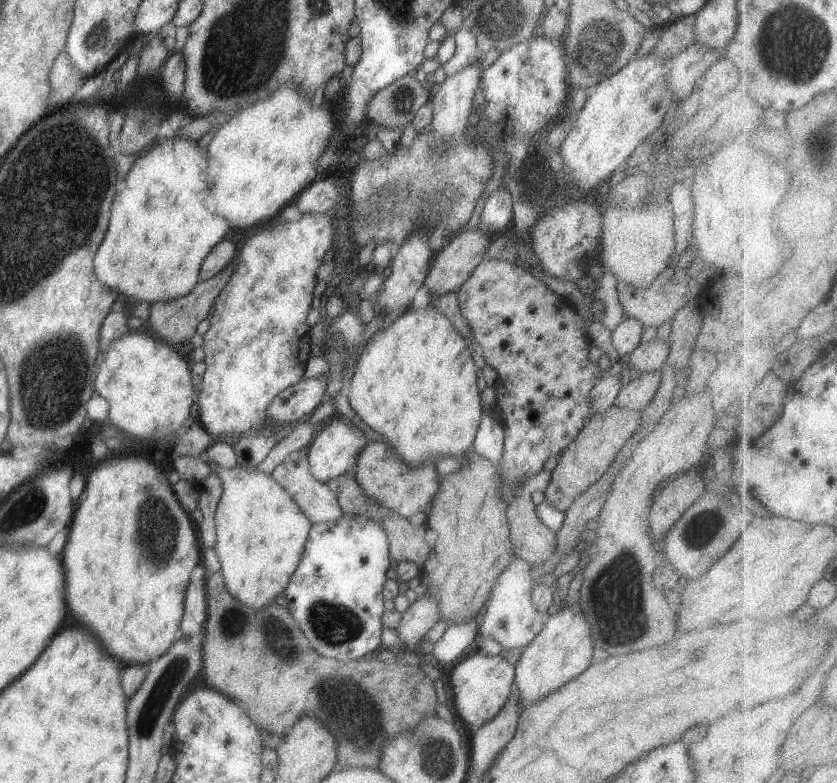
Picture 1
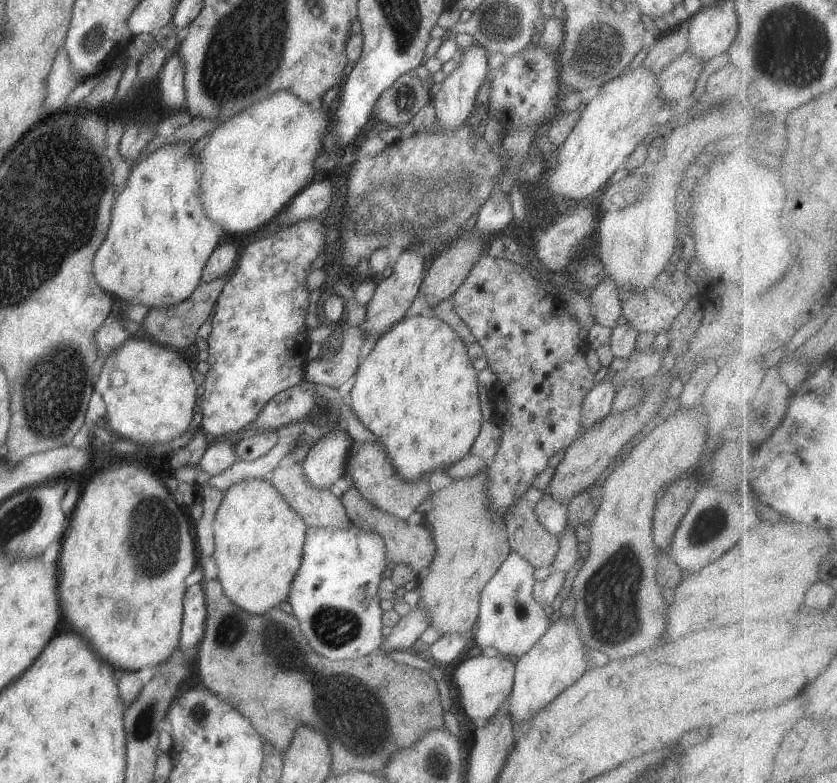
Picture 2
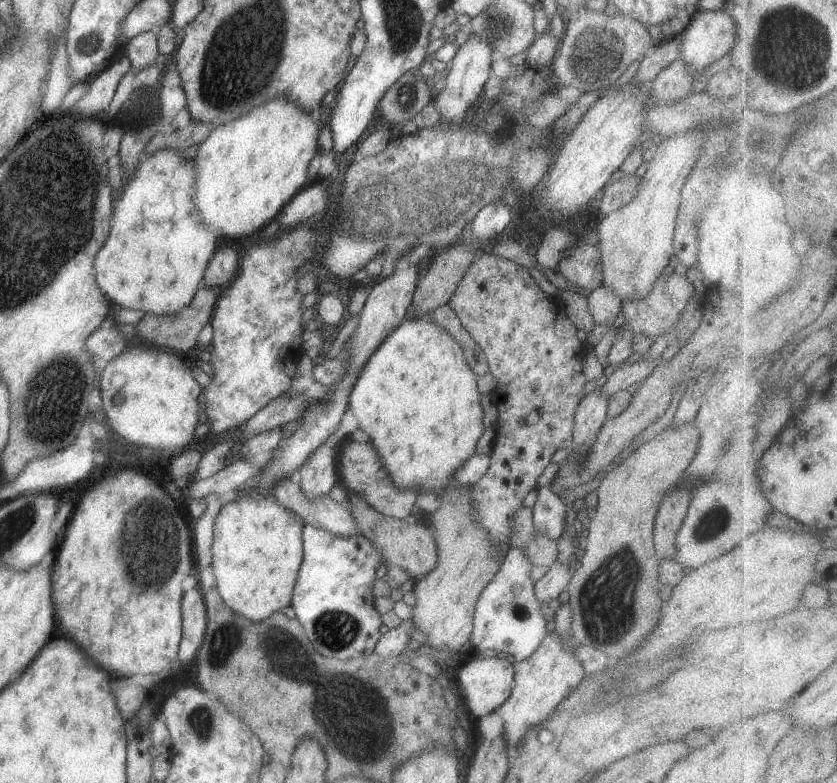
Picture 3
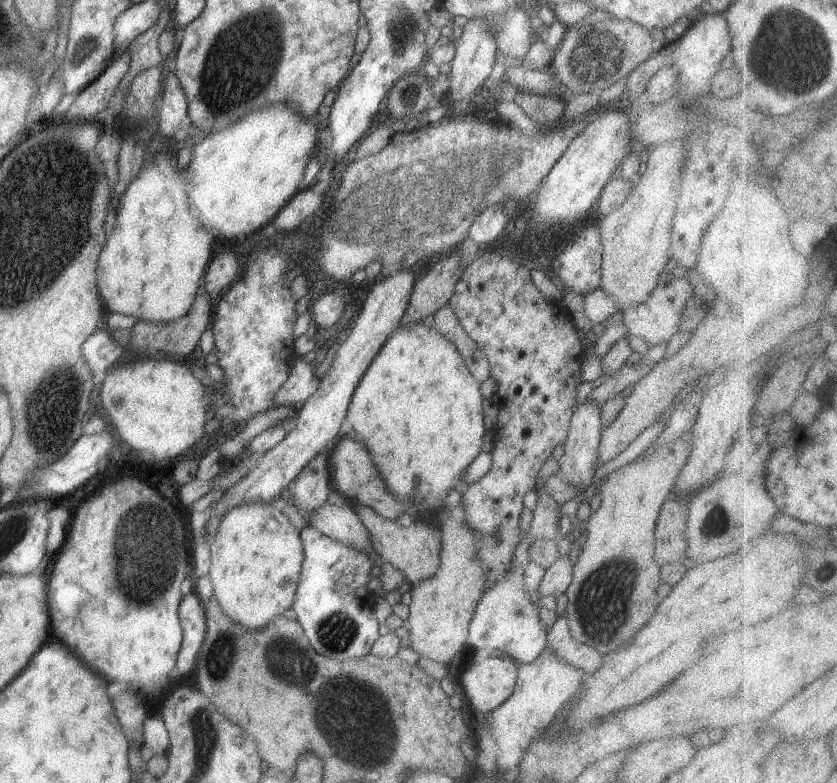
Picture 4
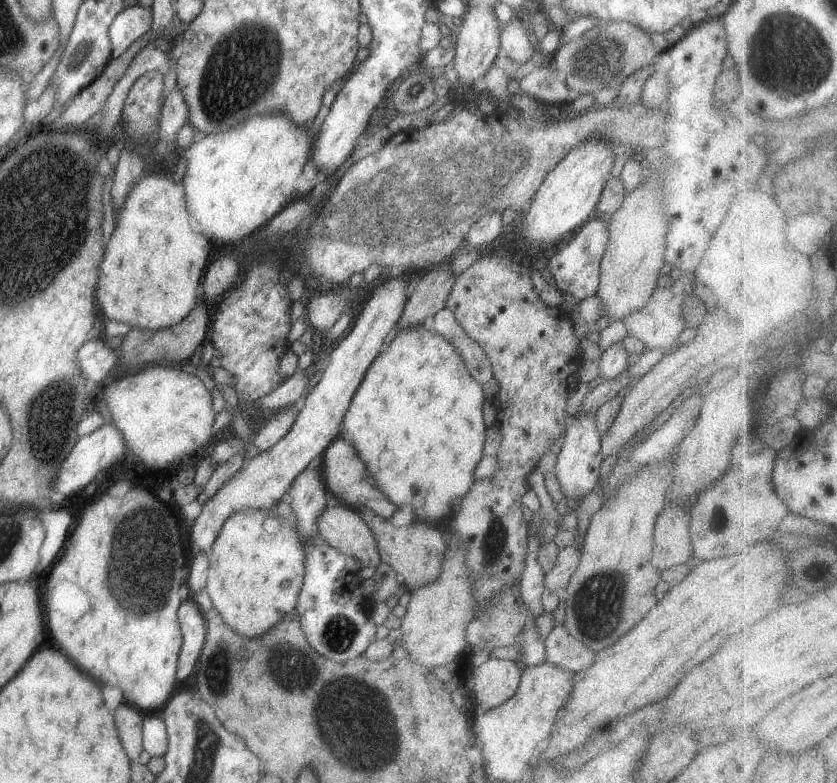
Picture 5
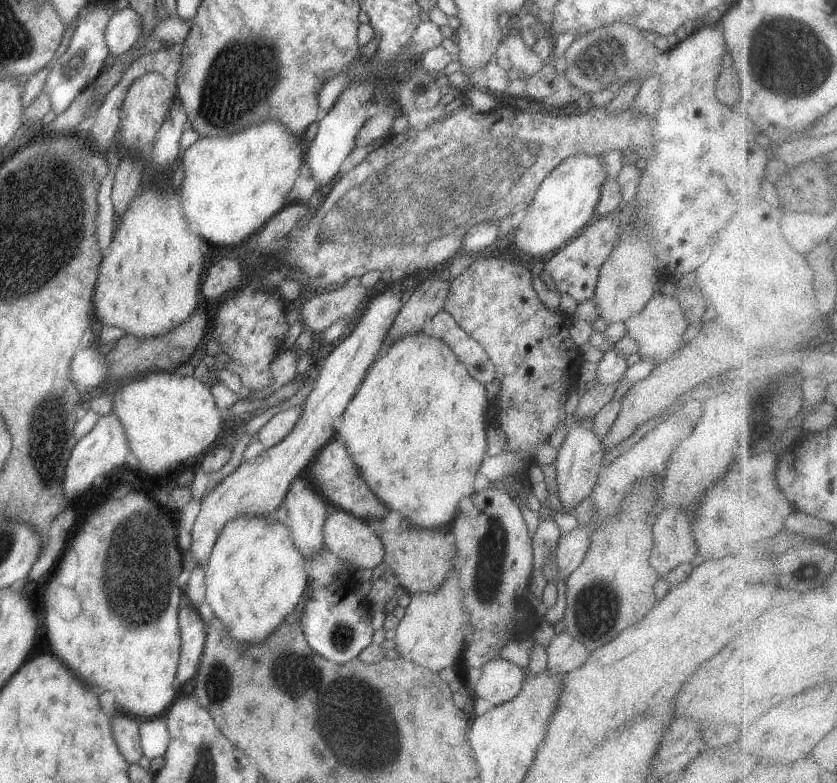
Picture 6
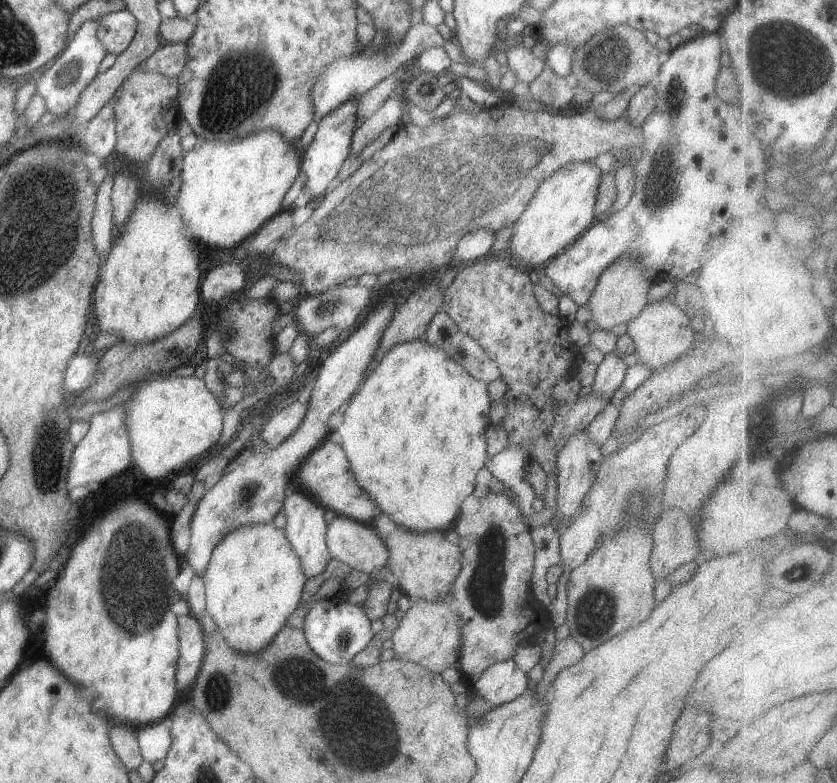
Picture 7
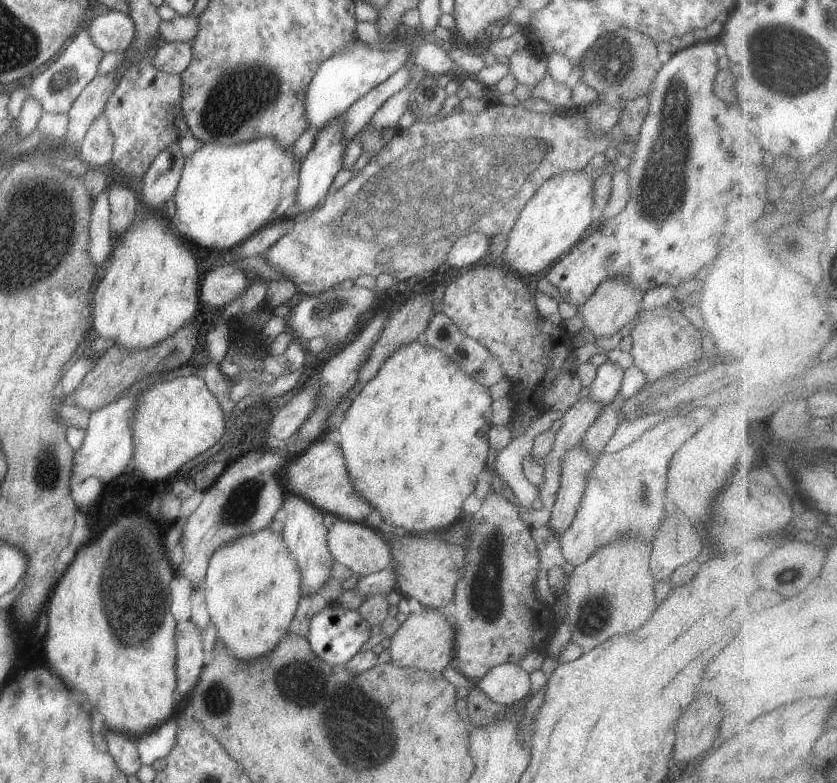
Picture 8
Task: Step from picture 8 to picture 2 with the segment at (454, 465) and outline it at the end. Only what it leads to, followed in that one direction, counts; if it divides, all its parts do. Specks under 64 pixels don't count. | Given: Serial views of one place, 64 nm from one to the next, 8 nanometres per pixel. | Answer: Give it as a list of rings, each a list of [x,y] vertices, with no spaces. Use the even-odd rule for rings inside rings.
[[[430,312],[411,318],[405,317],[389,332],[376,340],[375,344],[363,354],[355,373],[356,383],[347,397],[348,405],[354,411],[355,416],[360,419],[360,423],[378,438],[379,444],[384,448],[397,474],[404,481],[412,481],[423,478],[425,475],[432,475],[436,471],[444,471],[470,454],[470,450],[481,432],[481,424],[484,422],[480,405],[480,390],[478,390],[481,384],[477,380],[477,373],[467,354],[466,344],[448,327],[448,324],[441,322]]]

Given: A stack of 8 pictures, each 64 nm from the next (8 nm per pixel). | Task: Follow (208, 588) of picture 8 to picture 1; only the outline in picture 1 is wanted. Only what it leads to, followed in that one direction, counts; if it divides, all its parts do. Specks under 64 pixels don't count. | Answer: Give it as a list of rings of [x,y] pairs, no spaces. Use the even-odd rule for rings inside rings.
[[[213,463],[208,465],[218,476],[223,487],[223,494],[215,513],[217,536],[213,548],[221,565],[220,572],[226,591],[248,609],[261,610],[286,591],[292,574],[295,574],[300,563],[313,525],[292,501],[291,495],[275,482],[270,473],[240,466],[224,469]]]

